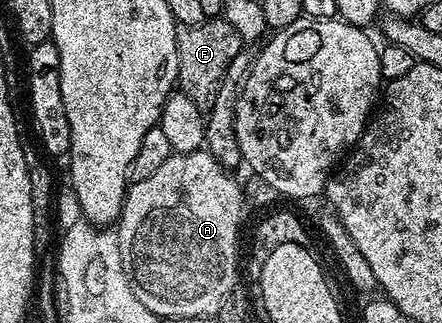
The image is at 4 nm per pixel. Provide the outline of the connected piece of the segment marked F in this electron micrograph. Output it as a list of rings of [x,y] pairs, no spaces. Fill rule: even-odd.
[[[223,16],[209,18],[201,24],[179,26],[175,32],[179,61],[178,89],[204,112],[213,108],[213,100],[217,100],[217,92],[221,88],[225,72],[229,64],[233,64],[233,56],[237,56],[237,52],[245,46],[238,28],[225,19]]]

